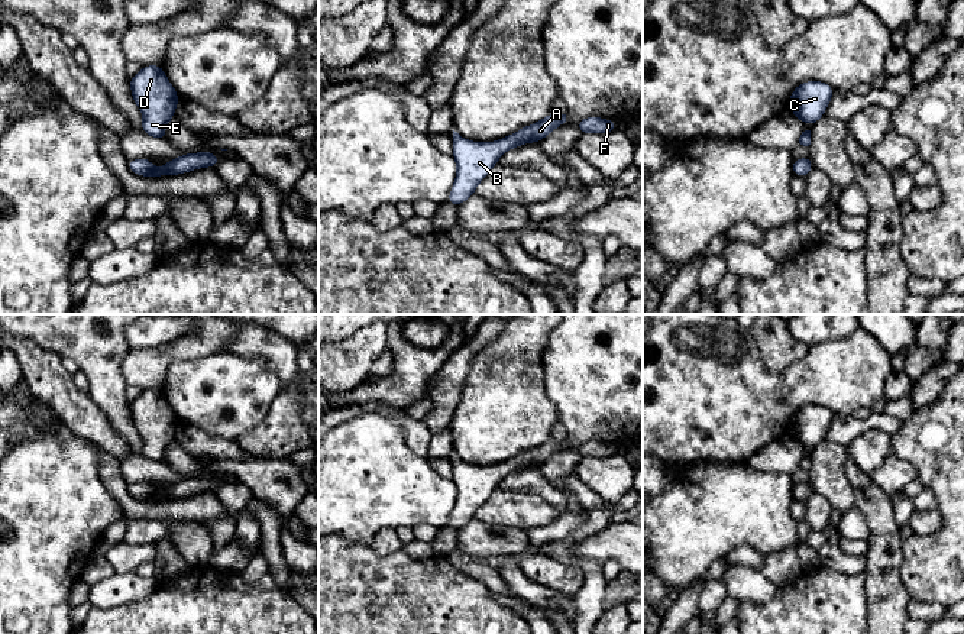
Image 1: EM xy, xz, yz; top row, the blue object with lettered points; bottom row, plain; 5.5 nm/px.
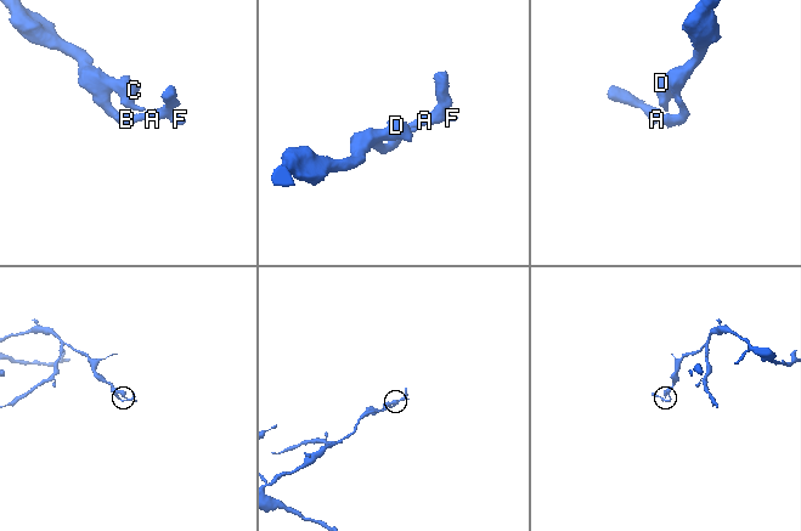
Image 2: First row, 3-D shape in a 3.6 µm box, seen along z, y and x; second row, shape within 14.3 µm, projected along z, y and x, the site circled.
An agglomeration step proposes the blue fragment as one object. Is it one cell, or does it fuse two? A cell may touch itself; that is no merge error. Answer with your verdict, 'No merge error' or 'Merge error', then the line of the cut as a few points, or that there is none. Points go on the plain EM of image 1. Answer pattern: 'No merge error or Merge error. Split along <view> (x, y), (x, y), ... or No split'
No merge error. No split

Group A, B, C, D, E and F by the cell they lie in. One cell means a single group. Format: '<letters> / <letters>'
A B C D E F

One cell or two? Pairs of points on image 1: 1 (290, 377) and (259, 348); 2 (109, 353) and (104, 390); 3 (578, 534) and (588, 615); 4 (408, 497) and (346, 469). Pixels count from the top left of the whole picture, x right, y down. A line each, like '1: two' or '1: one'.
1: one
2: one
3: one
4: one

